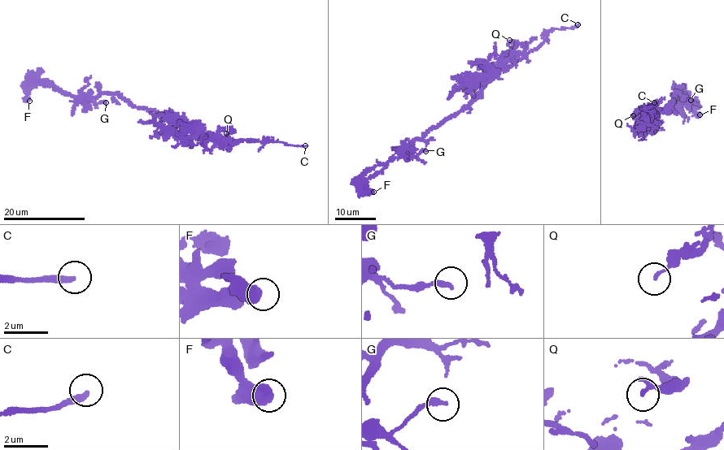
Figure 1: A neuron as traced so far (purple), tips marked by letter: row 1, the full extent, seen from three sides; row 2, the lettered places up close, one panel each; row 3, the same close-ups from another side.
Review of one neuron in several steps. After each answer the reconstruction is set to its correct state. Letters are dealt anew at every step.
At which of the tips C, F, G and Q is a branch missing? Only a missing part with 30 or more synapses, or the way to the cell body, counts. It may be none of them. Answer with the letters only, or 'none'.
C

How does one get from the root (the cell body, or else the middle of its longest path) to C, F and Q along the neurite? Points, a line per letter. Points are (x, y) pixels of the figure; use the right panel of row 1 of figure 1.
C: (671, 103), (666, 110), (660, 111), (656, 117), (652, 110), (645, 108), (653, 106), (654, 102)
F: (671, 103), (677, 93), (675, 94), (678, 105), (681, 106), (686, 98), (687, 105), (700, 114)
Q: (671, 103), (654, 118), (651, 118), (643, 106), (633, 115)

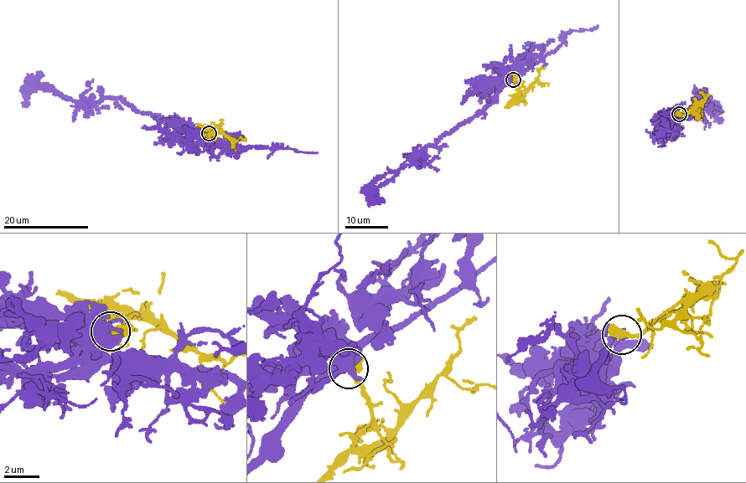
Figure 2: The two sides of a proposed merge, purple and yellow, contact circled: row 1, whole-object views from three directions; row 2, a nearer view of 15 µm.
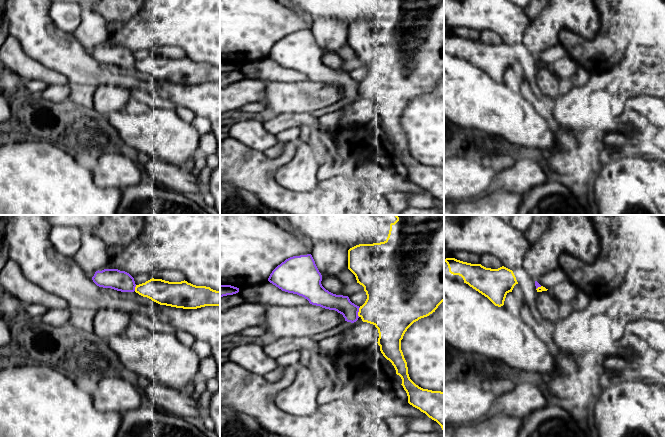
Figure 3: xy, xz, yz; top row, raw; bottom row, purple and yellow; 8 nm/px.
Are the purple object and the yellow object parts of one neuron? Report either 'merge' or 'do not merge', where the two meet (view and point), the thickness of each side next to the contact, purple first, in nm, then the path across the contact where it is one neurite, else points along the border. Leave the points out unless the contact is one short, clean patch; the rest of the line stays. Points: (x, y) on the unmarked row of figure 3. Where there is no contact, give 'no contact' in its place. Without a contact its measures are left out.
do not merge; contact xz (358, 87); calibres 140 and 380 nm; border xz (360, 83), (358, 92)

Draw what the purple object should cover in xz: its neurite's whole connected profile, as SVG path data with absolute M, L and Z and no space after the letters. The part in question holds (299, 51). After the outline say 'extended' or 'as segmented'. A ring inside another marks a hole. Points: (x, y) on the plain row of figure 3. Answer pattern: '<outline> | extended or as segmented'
M311 30L293 32L286 35L272 47L268 57L282 67L304 73L312 81L337 87L343 91L347 98L354 99L359 94L358 88L360 83L352 79L348 72L333 70L322 62L322 51Z | as segmented

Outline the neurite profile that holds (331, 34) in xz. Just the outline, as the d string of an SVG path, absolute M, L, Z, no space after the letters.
M320 17L310 29L322 54L333 53L348 44L348 25L336 18Z

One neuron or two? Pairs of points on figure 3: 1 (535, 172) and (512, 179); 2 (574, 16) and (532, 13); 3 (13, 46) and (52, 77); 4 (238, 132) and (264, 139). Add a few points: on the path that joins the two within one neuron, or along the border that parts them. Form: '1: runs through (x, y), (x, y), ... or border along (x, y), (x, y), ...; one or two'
1: runs through (529, 173), (524, 174), (518, 179); one
2: border along (543, 10), (531, 20); two
3: runs through (19, 57), (32, 70), (41, 72); one
4: runs through (244, 132), (252, 132), (258, 137); one

